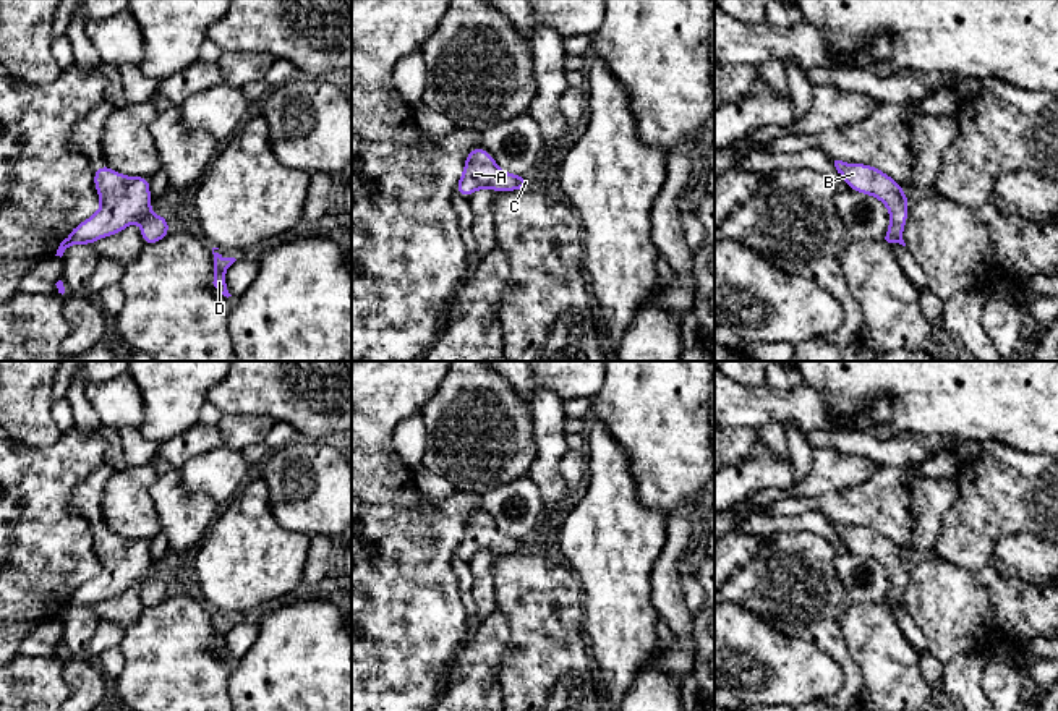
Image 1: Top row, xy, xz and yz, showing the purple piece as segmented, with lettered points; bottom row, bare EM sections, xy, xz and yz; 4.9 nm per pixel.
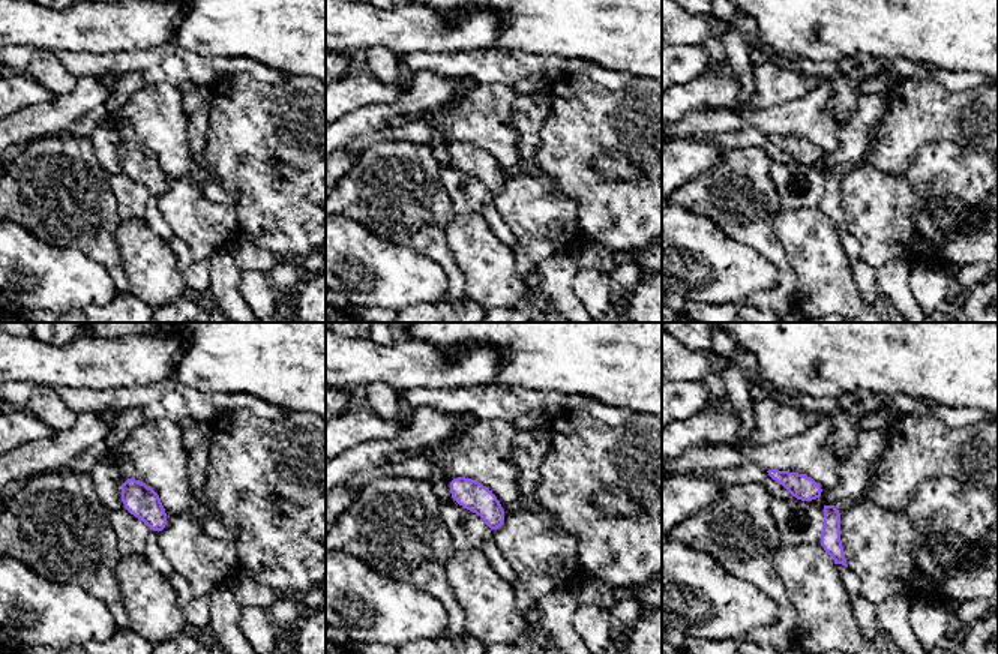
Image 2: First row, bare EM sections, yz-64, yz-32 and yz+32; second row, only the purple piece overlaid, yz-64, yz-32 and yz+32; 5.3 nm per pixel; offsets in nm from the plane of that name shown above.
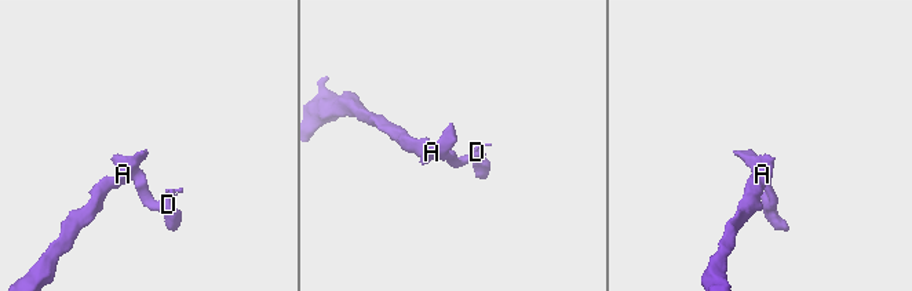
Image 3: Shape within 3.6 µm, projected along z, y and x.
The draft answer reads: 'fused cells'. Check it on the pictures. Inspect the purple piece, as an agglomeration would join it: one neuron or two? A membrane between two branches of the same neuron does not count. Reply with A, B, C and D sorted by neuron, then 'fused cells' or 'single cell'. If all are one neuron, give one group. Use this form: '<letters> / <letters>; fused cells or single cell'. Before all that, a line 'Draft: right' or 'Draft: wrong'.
Draft: wrong
A B C D; single cell

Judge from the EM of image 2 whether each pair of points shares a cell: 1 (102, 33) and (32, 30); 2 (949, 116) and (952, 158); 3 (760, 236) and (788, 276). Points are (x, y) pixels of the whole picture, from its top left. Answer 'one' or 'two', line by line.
1: one
2: two
3: one

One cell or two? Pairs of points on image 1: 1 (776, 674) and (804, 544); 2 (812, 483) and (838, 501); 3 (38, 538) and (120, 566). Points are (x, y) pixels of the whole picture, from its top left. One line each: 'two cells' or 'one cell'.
1: two cells
2: two cells
3: two cells

